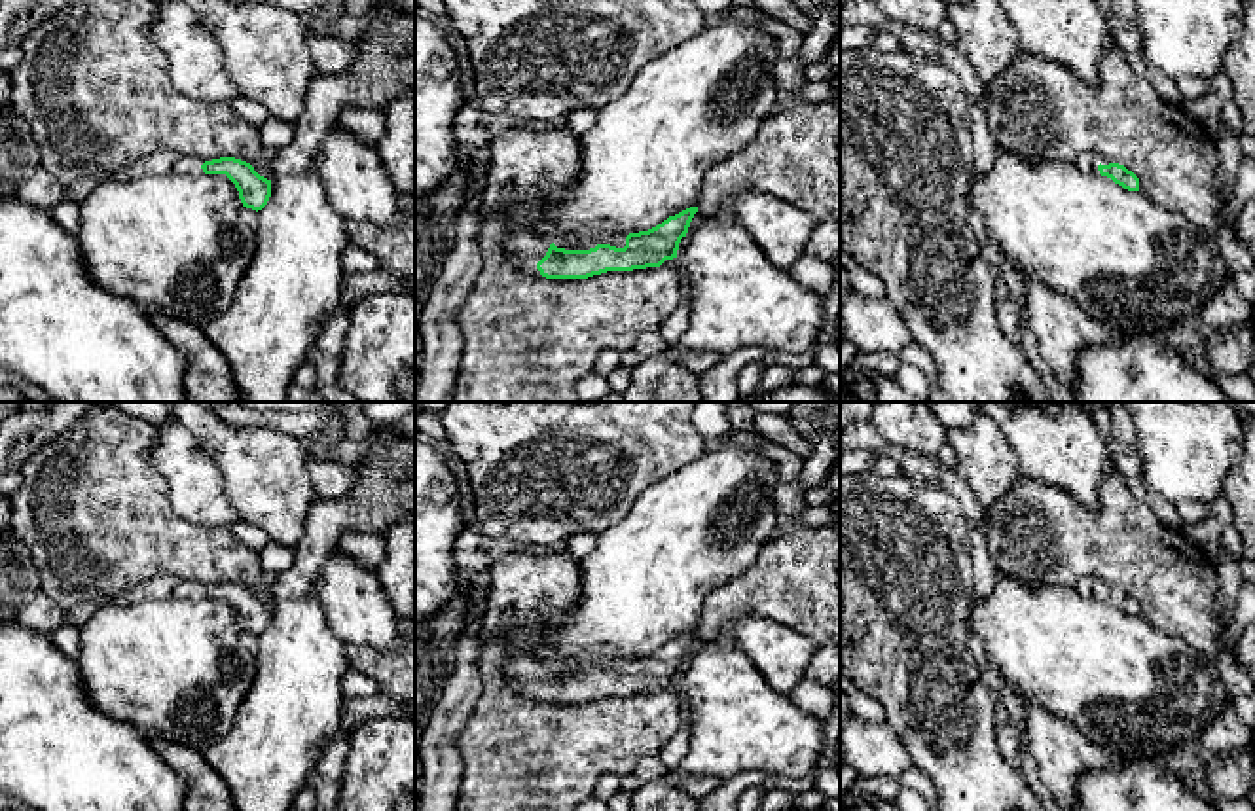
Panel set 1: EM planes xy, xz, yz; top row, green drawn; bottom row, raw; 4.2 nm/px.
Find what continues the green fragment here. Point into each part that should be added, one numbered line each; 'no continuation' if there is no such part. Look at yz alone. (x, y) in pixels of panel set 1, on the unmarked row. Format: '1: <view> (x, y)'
1: yz (1087, 588)

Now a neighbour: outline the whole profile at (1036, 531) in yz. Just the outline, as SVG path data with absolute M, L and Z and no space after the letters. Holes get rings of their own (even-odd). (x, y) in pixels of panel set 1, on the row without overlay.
M1115 462L1100 487L1096 508L1081 504L1056 485L1022 476L990 508L986 544L997 572L1033 586L1071 587L1084 576L1096 576L1109 587L1124 589L1153 627L1208 658L1215 656L1230 623L1230 616L1217 614L1221 586L1208 553L1136 500Z

